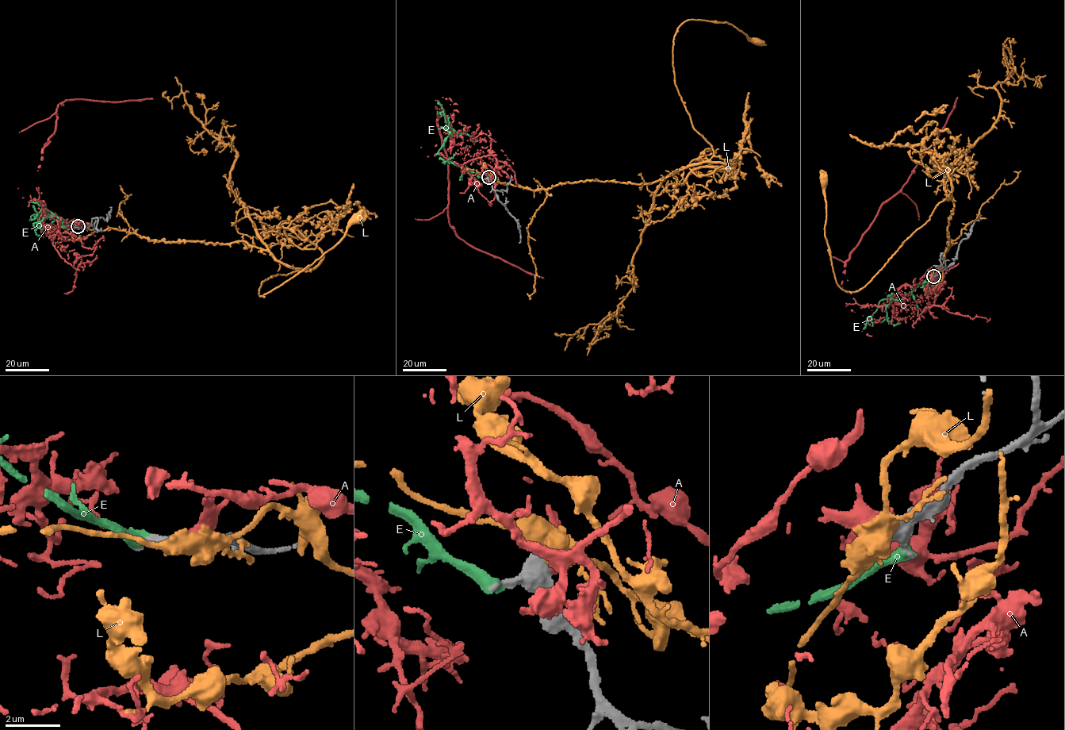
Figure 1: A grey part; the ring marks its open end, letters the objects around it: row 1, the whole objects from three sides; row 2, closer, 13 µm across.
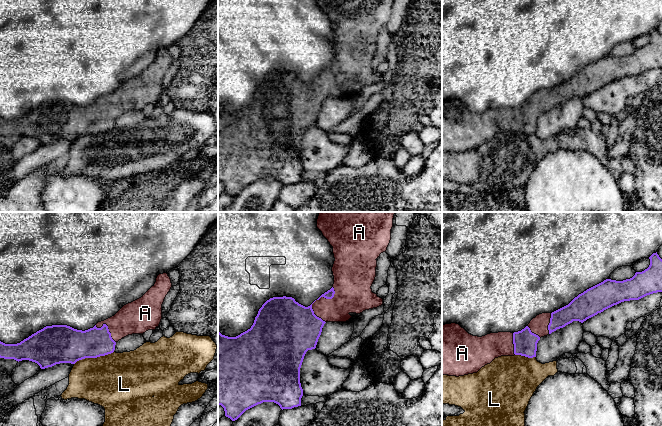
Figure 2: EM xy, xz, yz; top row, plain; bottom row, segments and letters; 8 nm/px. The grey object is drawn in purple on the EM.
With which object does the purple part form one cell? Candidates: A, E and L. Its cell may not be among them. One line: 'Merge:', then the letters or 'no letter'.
Merge: A

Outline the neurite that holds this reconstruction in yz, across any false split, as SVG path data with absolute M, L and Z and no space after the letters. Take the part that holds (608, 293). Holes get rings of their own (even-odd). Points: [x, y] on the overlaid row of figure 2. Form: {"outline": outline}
{"outline": "M657 252L653 253L649 259L649 267L642 272L636 272L632 278L623 281L606 279L579 294L568 305L552 313L537 315L524 329L518 332L498 332L478 337L469 334L459 324L443 325L442 375L459 377L477 373L482 367L501 356L521 355L528 358L536 357L537 343L541 337L547 336L573 321L583 323L587 319L621 302L639 300L647 295L662 292L662 259Z"}

